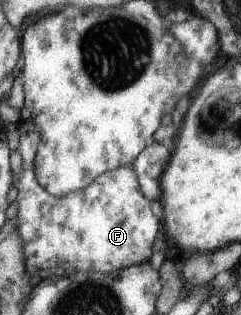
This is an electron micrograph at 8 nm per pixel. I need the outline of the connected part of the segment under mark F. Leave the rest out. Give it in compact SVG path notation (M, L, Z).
M30 118L18 122L20 139L16 150L23 158L23 174L17 200L19 212L16 215L20 238L23 239L27 255L27 269L31 271L36 284L40 277L68 277L76 272L118 272L119 270L149 262L153 244L162 232L162 222L152 213L150 201L141 193L139 180L132 165L124 165L95 178L83 191L70 193L62 198L50 194L38 181L35 173L36 153L41 143L41 130Z

